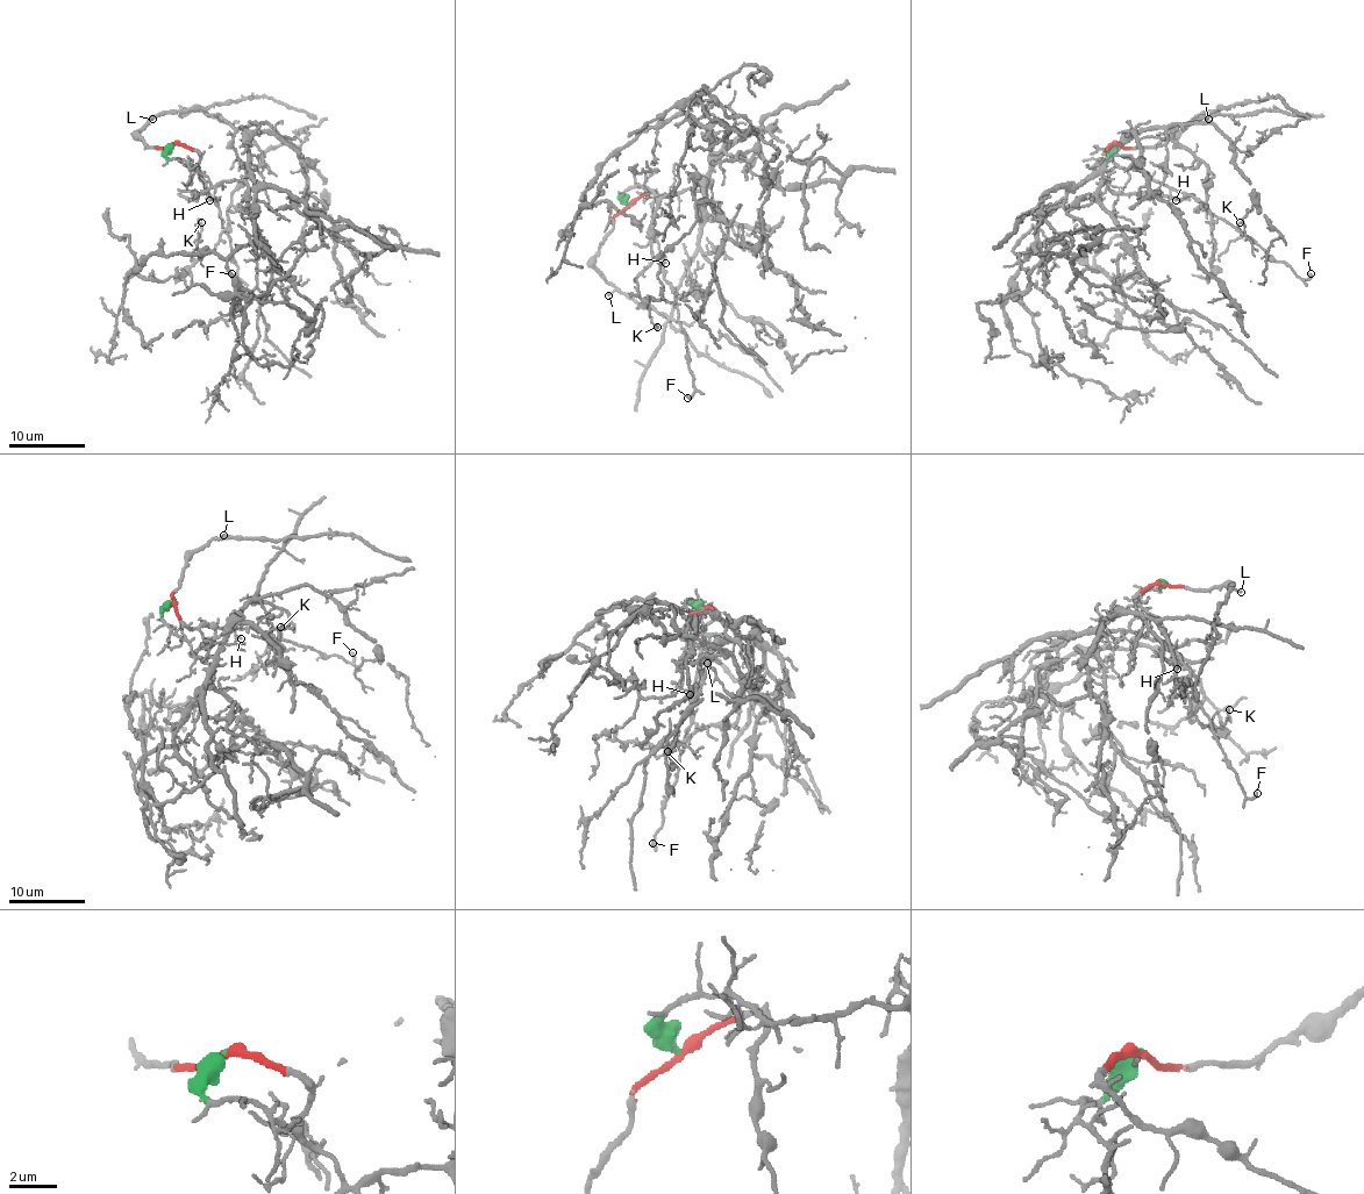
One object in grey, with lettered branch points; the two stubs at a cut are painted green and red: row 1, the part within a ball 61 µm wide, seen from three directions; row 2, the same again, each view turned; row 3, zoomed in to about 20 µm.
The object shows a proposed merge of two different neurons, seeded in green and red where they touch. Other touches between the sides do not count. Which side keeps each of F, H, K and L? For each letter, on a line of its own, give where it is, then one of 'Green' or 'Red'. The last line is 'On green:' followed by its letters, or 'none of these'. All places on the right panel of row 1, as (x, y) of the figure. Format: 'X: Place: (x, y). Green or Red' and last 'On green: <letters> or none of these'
F: Place: (1311, 273). Red
H: Place: (1176, 200). Red
K: Place: (1240, 222). Green
L: Place: (1208, 119). Red
On green: K

